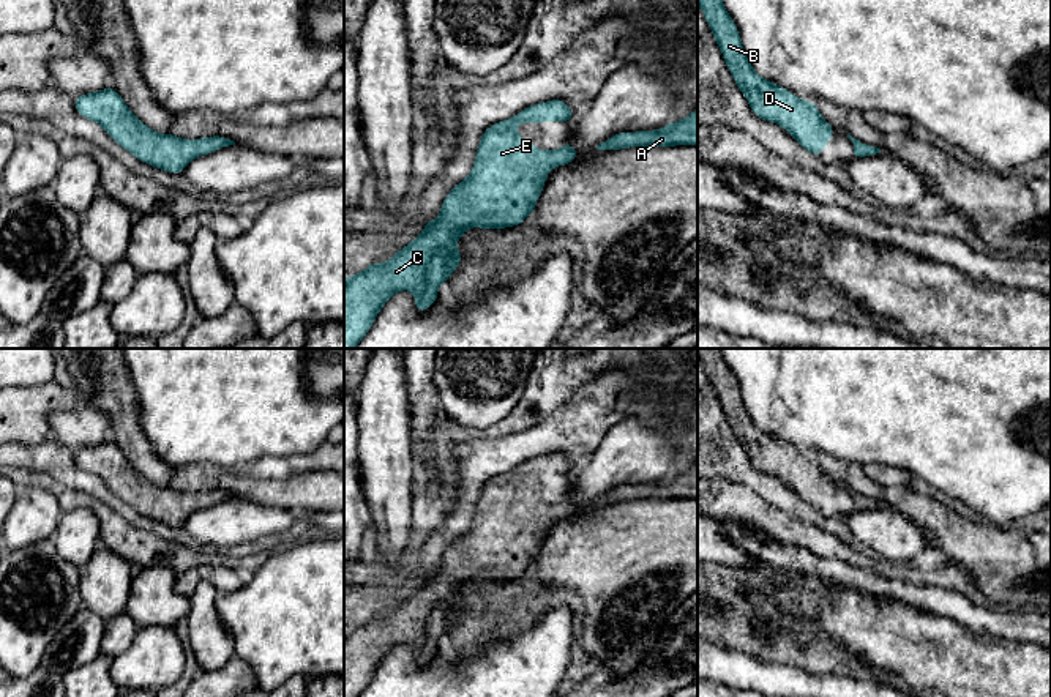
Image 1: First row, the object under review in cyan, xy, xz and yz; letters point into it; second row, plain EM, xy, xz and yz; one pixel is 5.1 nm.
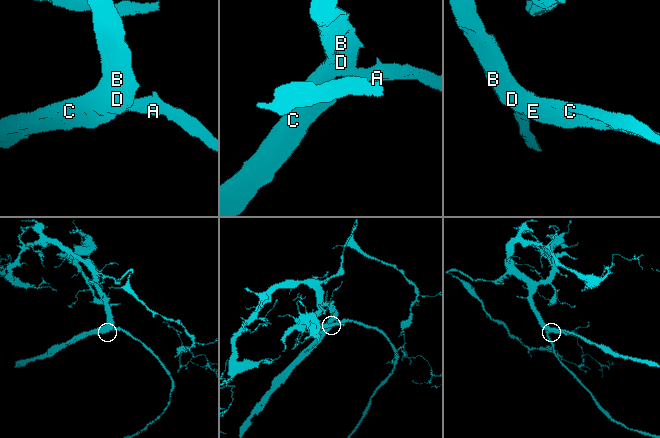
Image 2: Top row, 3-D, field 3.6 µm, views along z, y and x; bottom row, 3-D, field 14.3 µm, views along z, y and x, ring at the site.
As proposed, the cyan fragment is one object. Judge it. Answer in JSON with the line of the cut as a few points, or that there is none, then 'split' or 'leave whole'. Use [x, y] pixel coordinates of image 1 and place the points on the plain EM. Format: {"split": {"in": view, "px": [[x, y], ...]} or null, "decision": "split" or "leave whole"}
{"split": null, "decision": "leave whole"}

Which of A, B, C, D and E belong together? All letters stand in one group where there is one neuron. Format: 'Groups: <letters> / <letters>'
Groups: A B C D E

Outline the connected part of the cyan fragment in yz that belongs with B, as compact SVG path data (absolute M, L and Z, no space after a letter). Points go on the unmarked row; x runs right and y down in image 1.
M698 348L698 356L735 438L754 468L783 479L806 505L821 511L821 505L832 492L835 481L821 470L813 454L800 453L789 443L756 427L721 348Z

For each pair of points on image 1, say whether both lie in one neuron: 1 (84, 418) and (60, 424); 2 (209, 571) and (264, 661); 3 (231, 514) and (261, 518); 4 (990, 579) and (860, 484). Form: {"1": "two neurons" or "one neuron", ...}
{"1": "one neuron", "2": "two neurons", "3": "one neuron", "4": "one neuron"}

